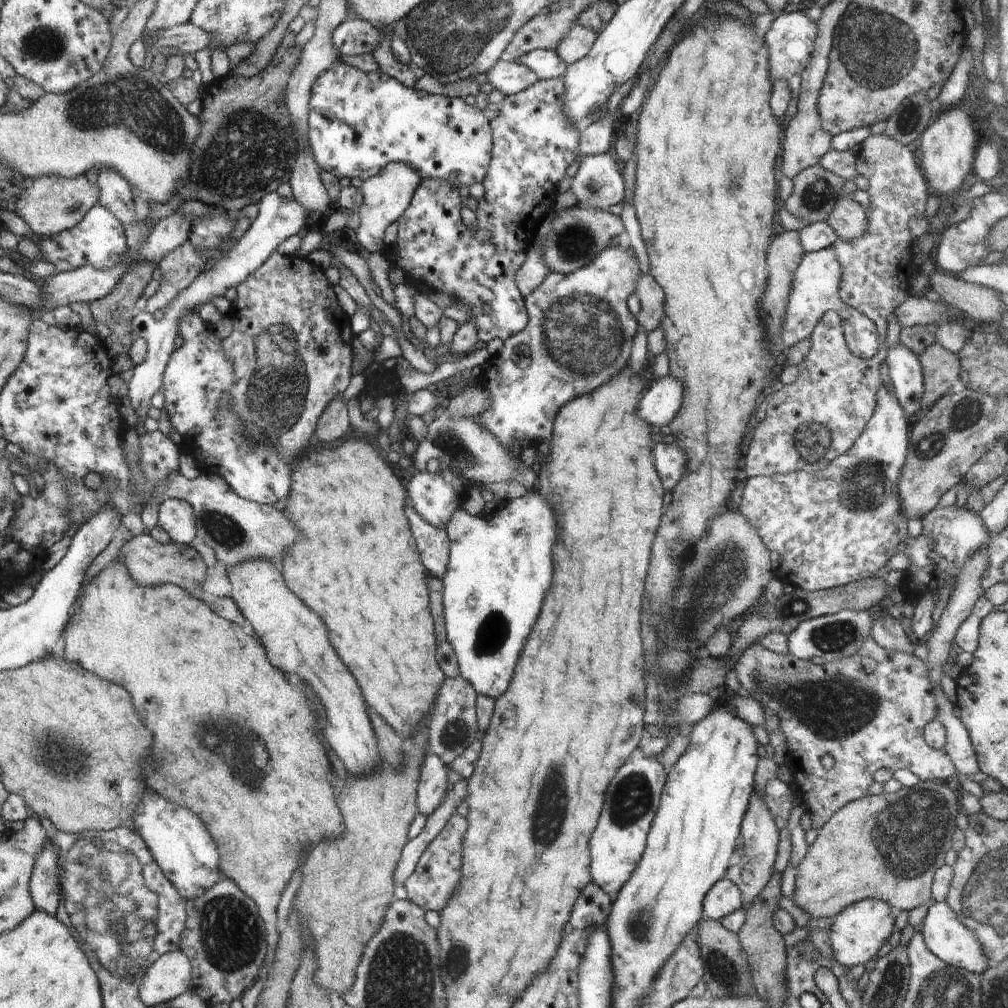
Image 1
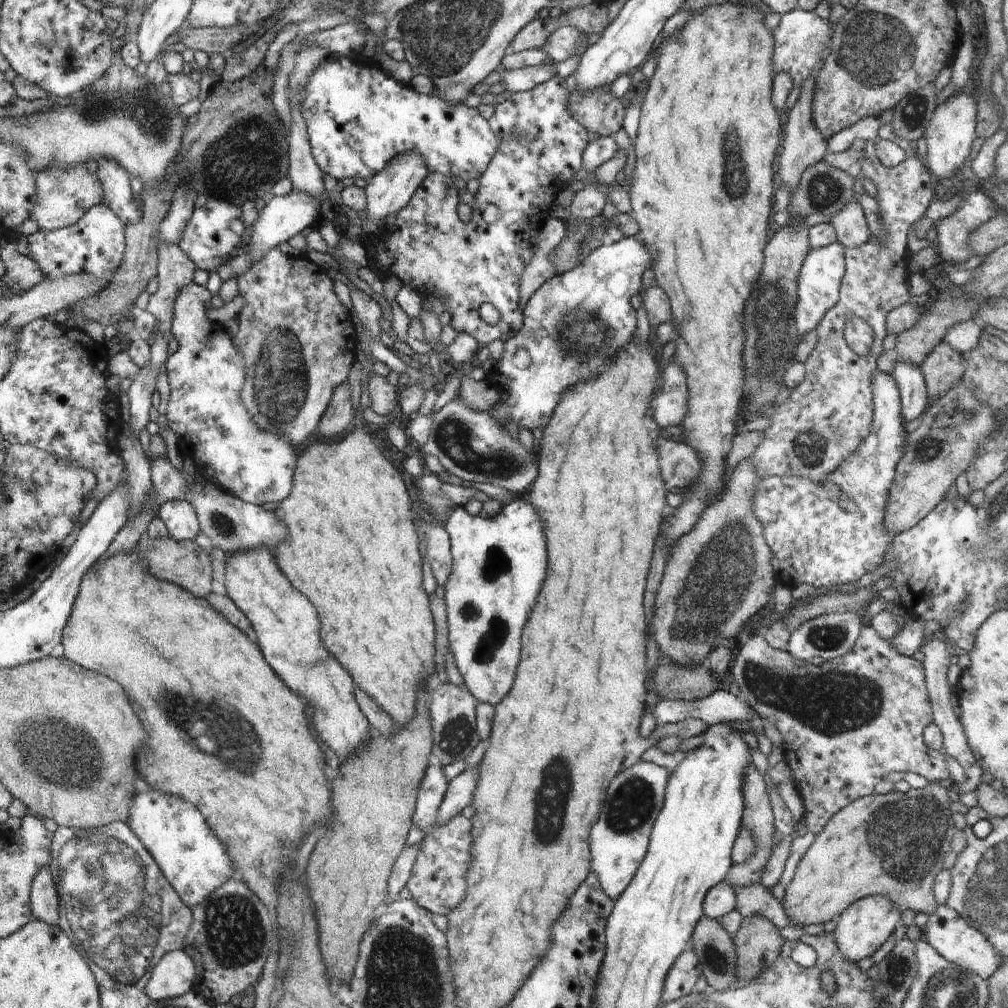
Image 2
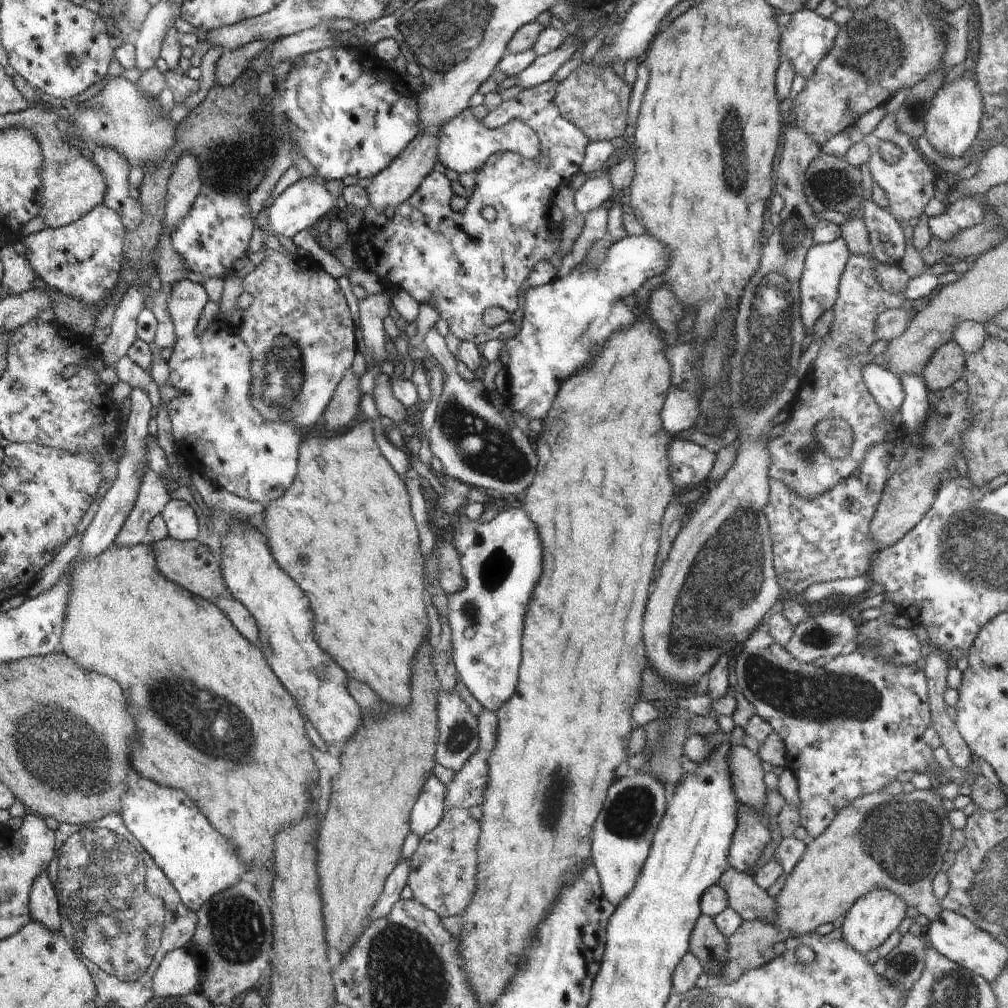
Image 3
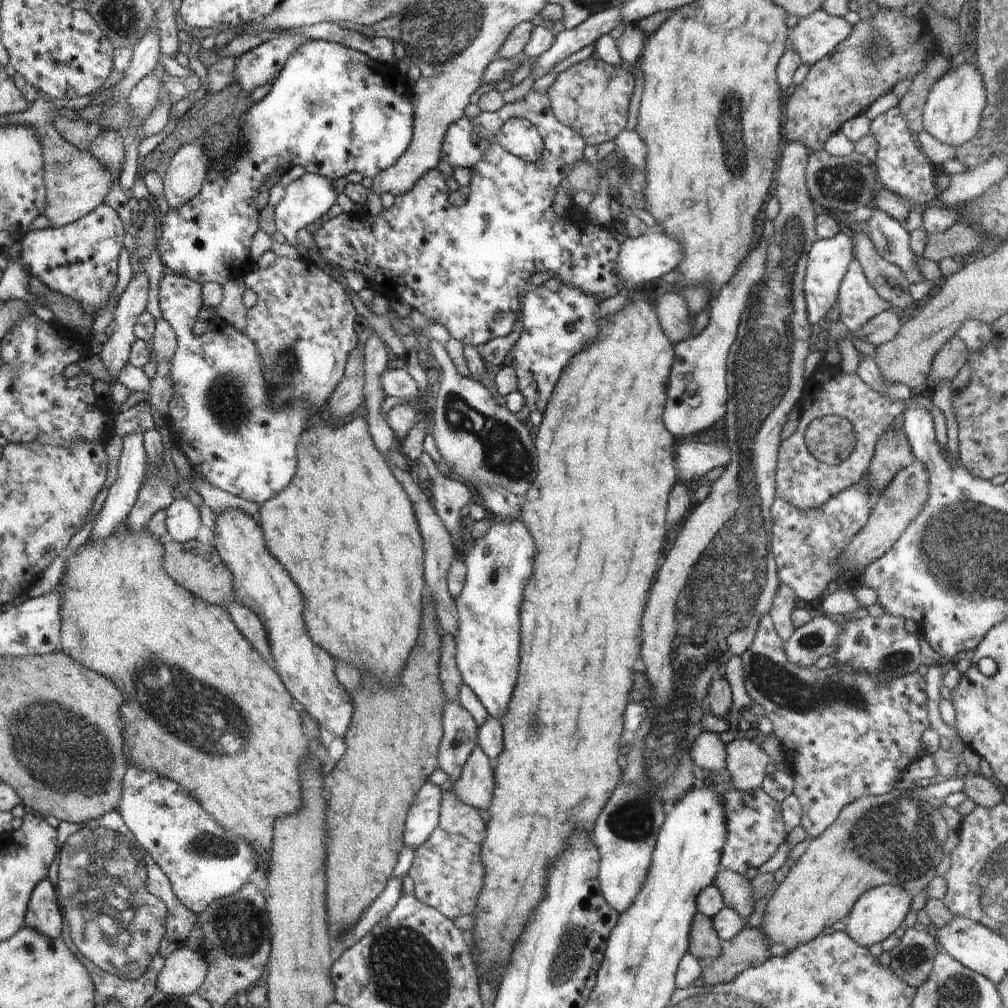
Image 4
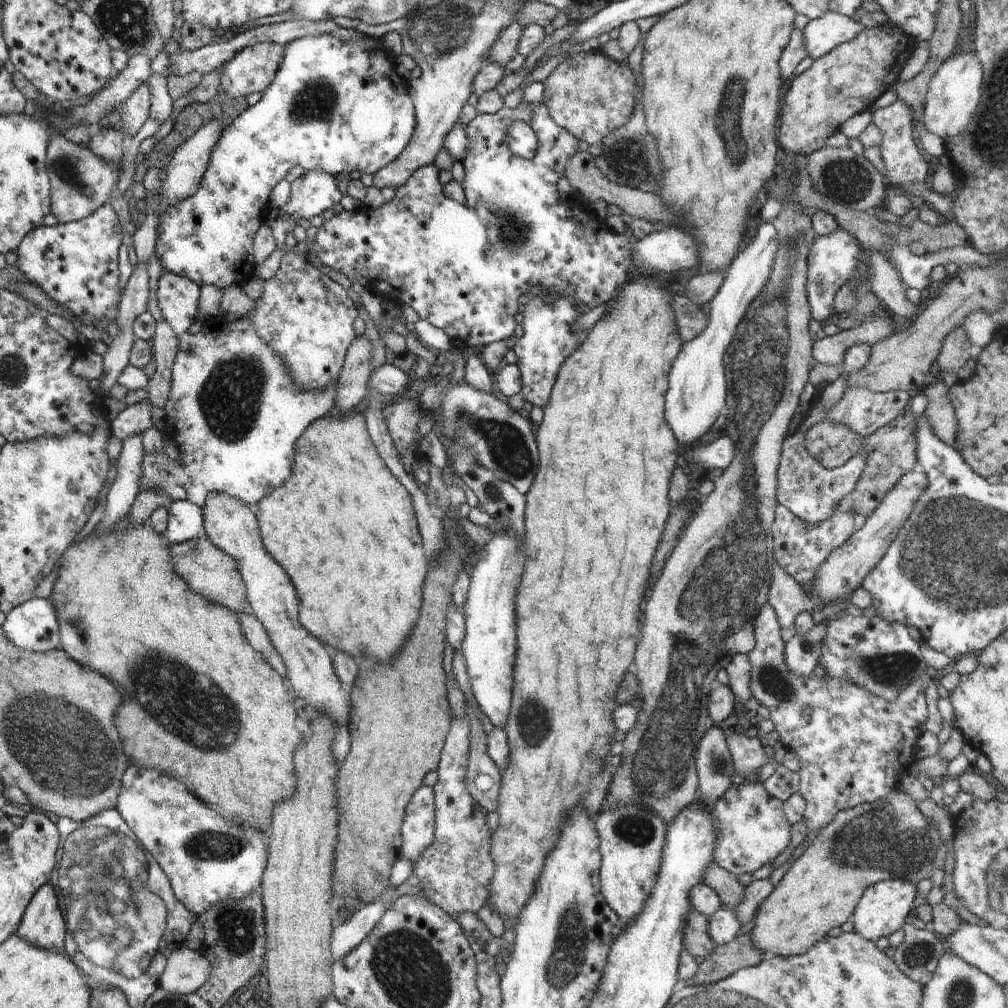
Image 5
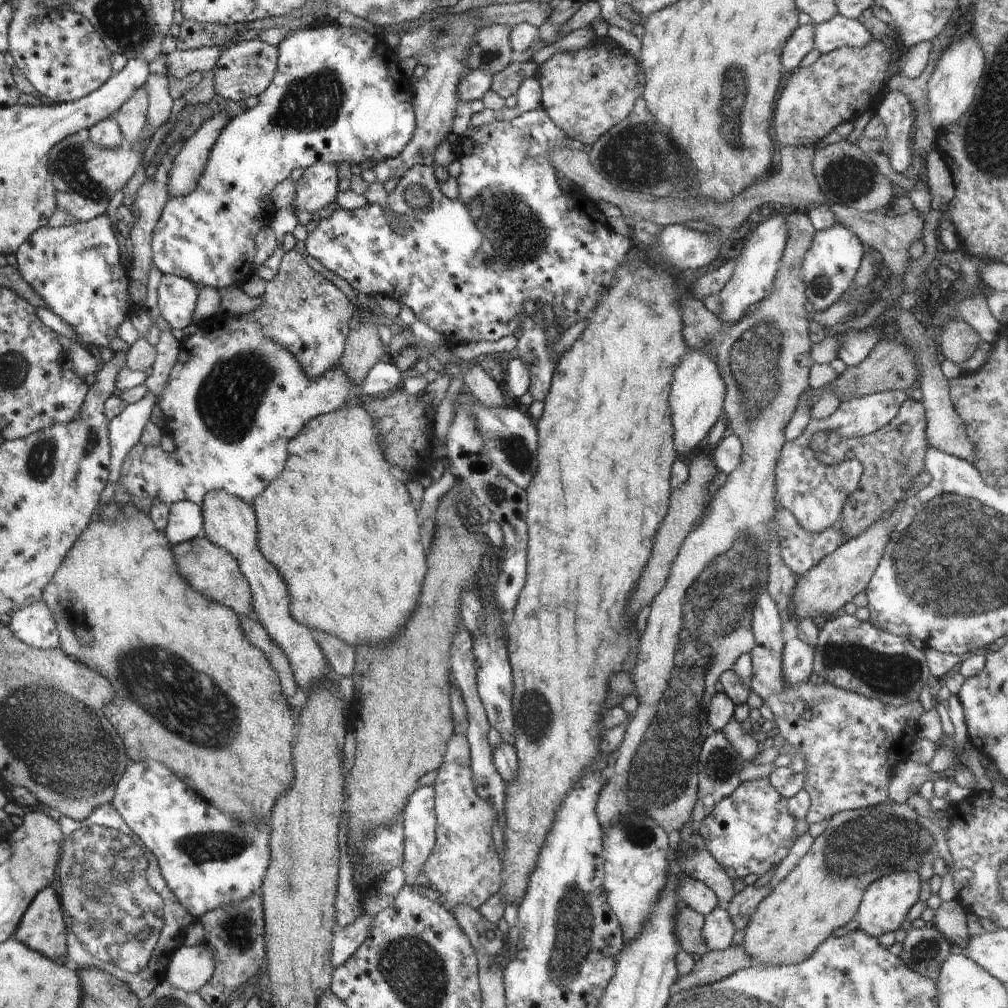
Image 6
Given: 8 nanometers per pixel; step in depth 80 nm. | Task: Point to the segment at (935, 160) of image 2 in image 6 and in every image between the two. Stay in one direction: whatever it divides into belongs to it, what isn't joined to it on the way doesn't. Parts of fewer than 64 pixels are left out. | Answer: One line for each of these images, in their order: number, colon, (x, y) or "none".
3: (952, 123)
4: (953, 111)
5: (954, 92)
6: (950, 91)

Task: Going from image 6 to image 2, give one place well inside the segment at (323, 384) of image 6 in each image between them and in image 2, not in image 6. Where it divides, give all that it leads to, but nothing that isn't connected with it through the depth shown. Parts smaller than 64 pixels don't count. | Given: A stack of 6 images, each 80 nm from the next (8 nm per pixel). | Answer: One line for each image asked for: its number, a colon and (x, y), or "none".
2: (206, 374)
3: (241, 452)
4: (231, 438)
5: (239, 412)

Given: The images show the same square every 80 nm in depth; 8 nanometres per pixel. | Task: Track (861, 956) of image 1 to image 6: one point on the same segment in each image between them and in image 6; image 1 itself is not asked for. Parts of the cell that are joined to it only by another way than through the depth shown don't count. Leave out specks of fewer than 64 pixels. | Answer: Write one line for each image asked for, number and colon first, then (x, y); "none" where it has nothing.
2: (866, 925)
3: (871, 920)
4: (878, 913)
5: (884, 908)
6: (884, 907)

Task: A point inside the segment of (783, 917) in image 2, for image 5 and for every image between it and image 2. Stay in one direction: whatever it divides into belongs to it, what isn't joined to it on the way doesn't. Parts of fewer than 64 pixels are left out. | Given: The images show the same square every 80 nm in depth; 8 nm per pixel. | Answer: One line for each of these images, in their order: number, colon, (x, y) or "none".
3: (750, 902)
4: (736, 889)
5: (726, 884)

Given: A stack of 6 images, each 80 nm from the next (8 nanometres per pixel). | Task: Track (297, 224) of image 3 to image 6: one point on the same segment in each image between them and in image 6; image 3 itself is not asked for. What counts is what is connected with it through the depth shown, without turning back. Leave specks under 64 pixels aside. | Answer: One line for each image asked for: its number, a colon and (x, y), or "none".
4: (306, 200)
5: (315, 191)
6: (317, 188)

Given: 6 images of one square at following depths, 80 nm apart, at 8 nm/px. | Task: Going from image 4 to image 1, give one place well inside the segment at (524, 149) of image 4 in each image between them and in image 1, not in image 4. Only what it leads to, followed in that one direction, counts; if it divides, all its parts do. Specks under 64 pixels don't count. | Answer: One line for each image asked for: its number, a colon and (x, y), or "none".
1: (359, 122)
2: (359, 119)
3: (464, 144)

